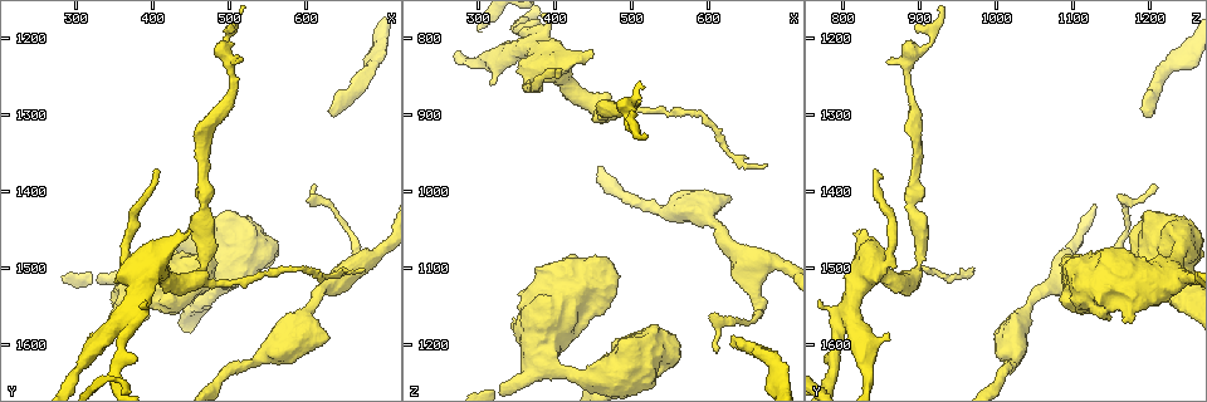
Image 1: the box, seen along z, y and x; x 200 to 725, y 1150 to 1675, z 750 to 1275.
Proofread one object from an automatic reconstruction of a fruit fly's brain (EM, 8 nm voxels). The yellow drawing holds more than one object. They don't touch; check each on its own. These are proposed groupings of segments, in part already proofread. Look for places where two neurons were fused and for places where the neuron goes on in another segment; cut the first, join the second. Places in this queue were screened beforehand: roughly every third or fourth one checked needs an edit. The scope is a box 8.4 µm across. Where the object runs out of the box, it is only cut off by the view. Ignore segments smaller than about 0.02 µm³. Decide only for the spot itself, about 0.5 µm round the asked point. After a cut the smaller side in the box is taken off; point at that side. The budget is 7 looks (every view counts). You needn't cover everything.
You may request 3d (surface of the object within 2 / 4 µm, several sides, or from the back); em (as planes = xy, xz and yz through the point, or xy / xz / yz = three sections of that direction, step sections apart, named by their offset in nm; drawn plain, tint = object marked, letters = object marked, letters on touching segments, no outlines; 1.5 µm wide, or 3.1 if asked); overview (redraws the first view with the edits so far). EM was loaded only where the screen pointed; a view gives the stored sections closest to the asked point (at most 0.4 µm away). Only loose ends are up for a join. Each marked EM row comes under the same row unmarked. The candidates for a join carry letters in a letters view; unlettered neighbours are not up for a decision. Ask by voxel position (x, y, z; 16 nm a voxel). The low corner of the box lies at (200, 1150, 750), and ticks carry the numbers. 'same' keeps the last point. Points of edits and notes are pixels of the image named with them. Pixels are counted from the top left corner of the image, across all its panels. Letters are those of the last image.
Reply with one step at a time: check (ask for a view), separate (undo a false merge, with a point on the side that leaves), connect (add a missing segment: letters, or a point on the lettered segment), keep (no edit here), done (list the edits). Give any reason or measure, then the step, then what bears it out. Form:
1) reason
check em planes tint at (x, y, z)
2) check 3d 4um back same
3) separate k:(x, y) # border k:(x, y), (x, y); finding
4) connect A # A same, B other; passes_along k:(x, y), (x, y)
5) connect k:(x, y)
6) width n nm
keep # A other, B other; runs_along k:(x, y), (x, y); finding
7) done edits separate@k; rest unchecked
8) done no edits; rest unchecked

touches itself
check 3d 4um at (350, 1565, 1170)

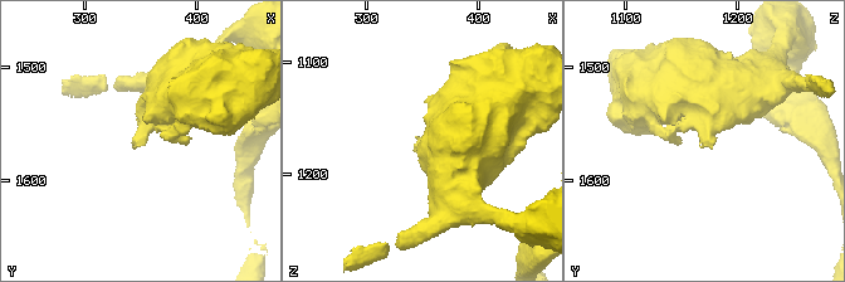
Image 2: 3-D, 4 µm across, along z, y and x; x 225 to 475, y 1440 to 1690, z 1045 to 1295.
check em xz step 8 letters at (348, 1564, 1170)

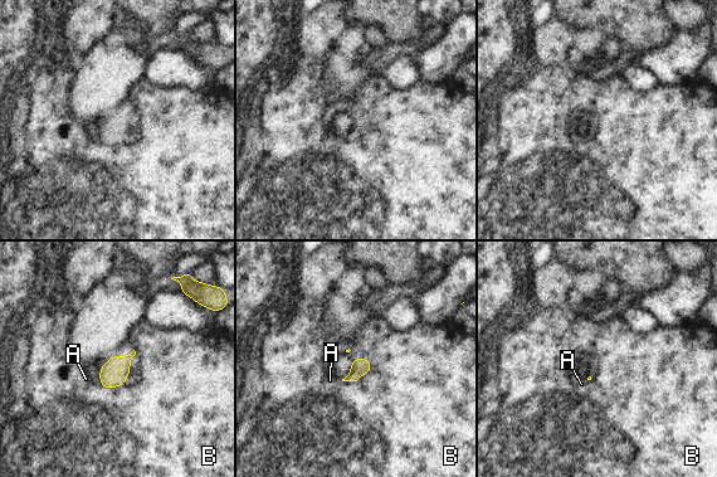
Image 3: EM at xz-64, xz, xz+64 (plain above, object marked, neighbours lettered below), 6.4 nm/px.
width 110 nm
keep # A other, B other; border 3:(366, 356), (371, 368), (351, 384); one neuron here

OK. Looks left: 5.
branch stops here
check em planes letters at (445, 1450, 815)

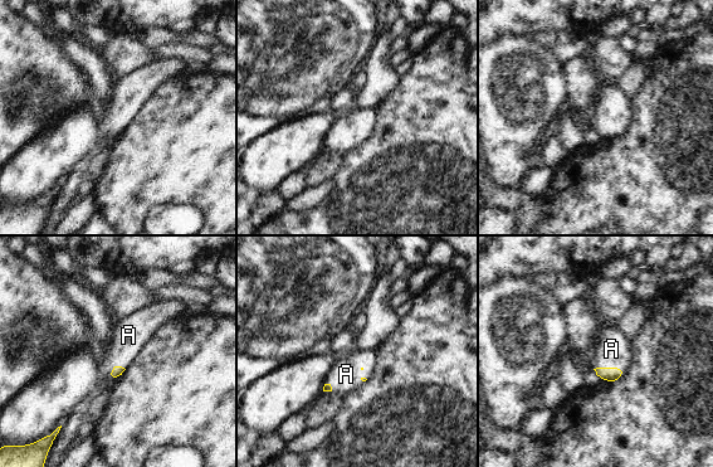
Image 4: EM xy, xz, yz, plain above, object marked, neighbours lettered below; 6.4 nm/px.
connect A # A same; passes_along 4:(611, 374), (609, 368), (611, 349); the neuron continues

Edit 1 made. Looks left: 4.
free end
check 3d 2um at (630, 1295, 1190)

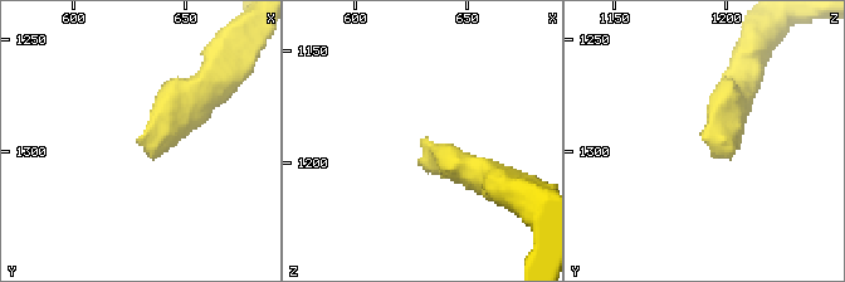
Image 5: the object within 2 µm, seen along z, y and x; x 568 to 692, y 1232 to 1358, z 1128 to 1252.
need the tissue
check em yz step 8 letters at (630, 1297, 1192)

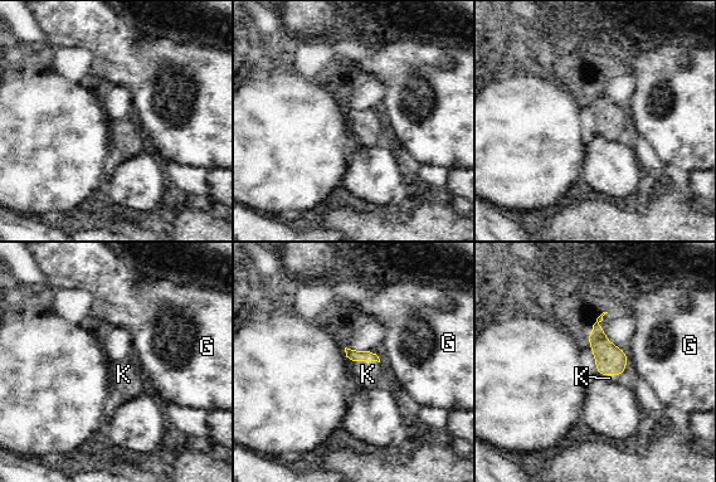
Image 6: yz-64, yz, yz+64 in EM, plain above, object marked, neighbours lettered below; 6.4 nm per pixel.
check em planes letters same

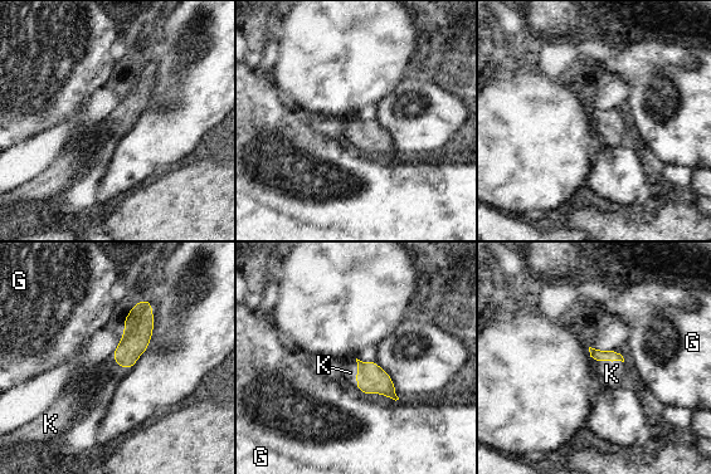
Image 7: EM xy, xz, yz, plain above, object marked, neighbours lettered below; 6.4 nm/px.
connect K # G other, K same; passes_along 7:(371, 379), (358, 372), (350, 372); it goes on there

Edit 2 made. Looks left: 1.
done edits connect@4, connect@7; rest unchecked

